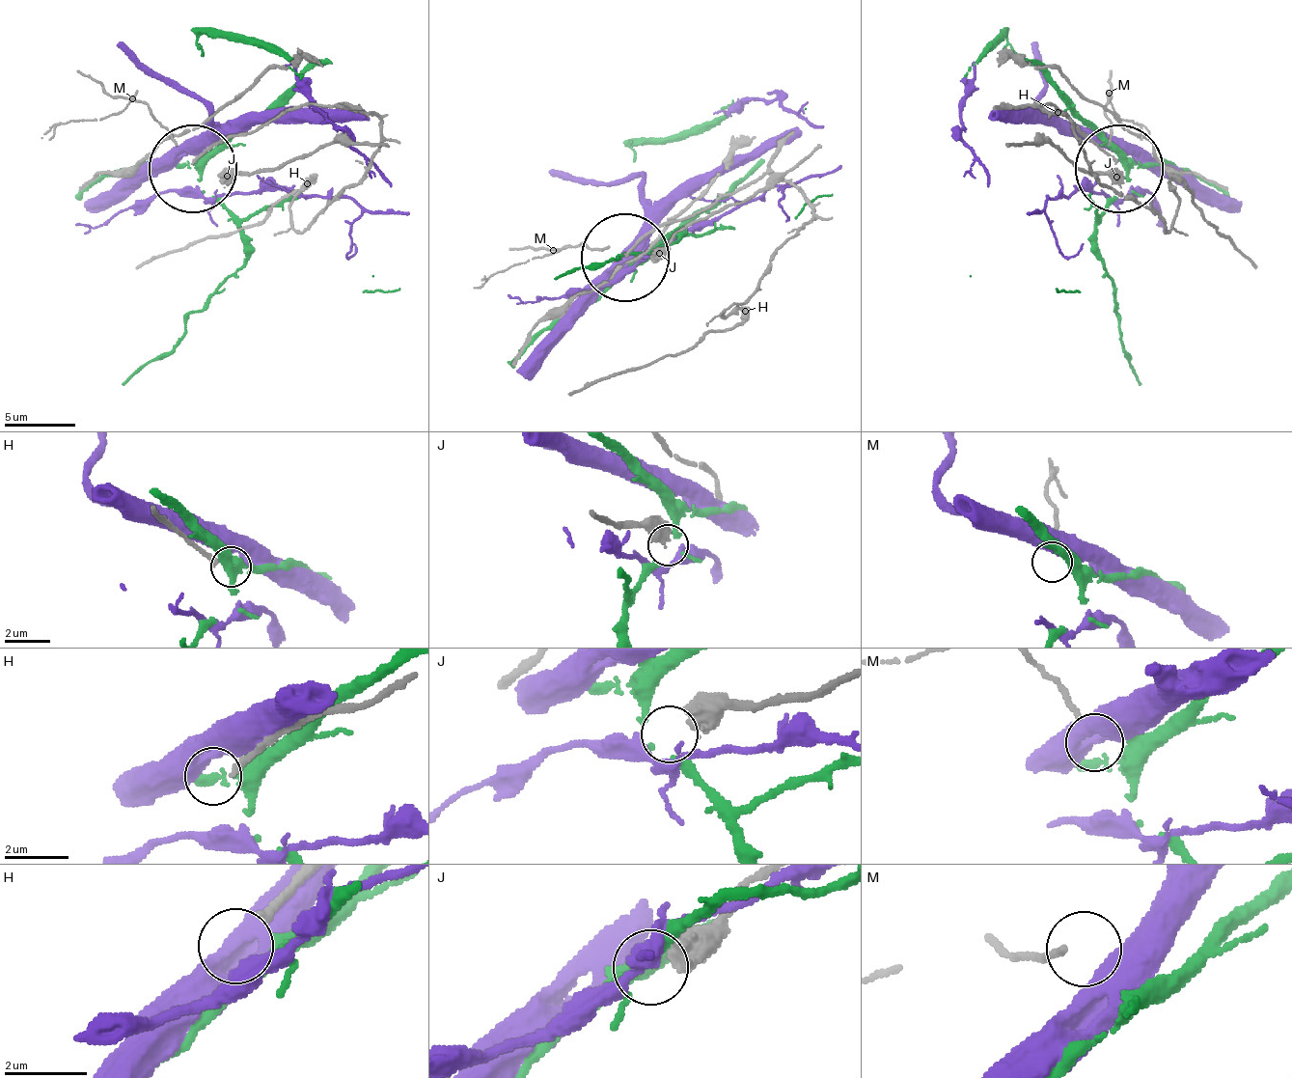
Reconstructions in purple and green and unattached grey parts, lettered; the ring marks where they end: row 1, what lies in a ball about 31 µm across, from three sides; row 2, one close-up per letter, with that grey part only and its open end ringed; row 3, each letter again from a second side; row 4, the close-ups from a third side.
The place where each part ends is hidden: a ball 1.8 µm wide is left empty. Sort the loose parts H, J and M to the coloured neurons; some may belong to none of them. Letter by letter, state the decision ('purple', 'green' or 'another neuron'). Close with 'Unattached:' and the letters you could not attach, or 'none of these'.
H: another neuron
J: another neuron
M: another neuron
Unattached: H, J, M

